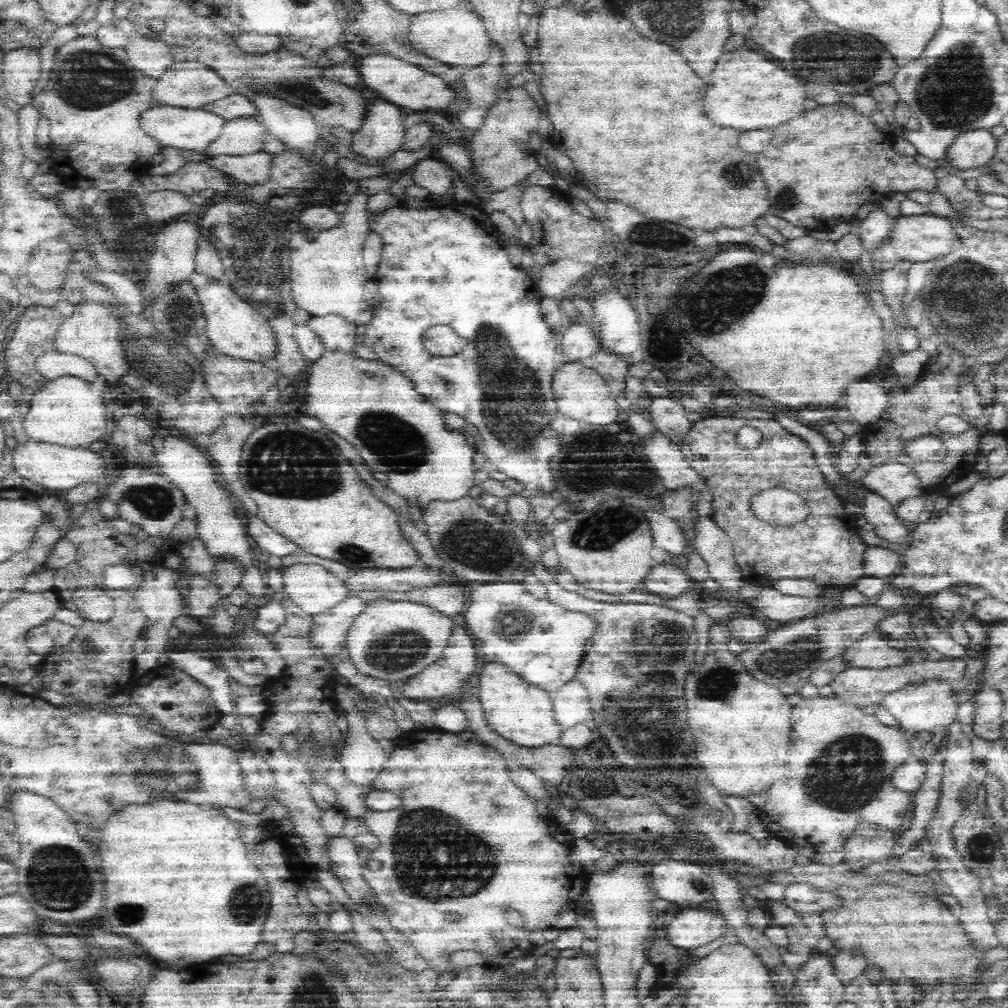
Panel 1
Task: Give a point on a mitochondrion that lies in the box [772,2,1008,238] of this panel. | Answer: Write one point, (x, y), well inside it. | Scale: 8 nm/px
(954, 92)

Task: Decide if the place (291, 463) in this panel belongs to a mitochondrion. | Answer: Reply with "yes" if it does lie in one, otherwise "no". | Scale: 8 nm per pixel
yes

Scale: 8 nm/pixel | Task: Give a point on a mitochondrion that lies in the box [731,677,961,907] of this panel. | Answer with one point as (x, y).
(849, 775)

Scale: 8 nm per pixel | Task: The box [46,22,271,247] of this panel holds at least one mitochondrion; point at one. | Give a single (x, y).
(89, 79)

